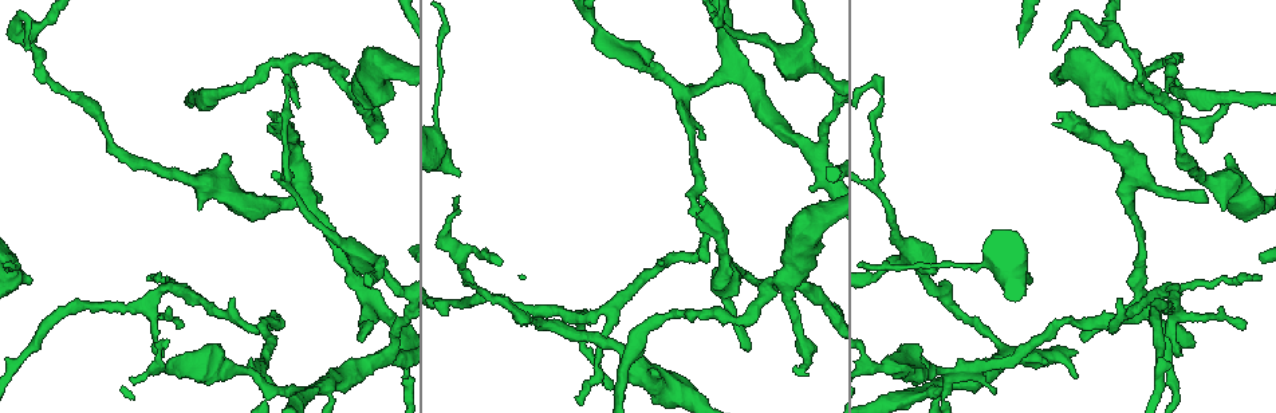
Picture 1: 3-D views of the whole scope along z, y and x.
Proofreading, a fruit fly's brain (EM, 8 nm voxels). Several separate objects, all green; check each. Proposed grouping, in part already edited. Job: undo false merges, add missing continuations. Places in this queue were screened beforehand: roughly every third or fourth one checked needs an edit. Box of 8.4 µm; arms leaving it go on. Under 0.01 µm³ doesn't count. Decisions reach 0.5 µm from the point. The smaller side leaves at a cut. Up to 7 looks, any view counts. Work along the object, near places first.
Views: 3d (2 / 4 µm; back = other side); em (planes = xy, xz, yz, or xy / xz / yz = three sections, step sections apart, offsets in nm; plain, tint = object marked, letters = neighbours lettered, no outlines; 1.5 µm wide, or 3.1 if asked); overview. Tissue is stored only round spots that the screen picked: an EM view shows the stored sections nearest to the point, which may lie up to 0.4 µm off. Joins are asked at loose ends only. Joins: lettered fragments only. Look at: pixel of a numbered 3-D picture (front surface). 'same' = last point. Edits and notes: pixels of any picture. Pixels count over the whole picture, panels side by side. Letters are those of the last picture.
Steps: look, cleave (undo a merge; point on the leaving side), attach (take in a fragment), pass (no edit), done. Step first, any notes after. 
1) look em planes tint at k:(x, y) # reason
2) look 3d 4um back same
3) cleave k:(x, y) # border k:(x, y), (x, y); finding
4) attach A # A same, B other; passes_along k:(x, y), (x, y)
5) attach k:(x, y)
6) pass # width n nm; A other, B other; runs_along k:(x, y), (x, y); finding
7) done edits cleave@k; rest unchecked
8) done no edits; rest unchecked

look em planes letters at 1:(1176, 58) # sharp bend

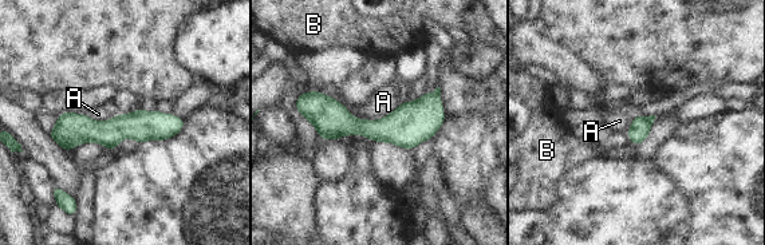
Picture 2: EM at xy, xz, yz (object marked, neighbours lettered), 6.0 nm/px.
pass # width 120 nm; A other, B other; border 2:(401, 103), (382, 118), (361, 119); continuous, no second cell

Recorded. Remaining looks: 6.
look em planes letters at 1:(747, 80) # calibre changes

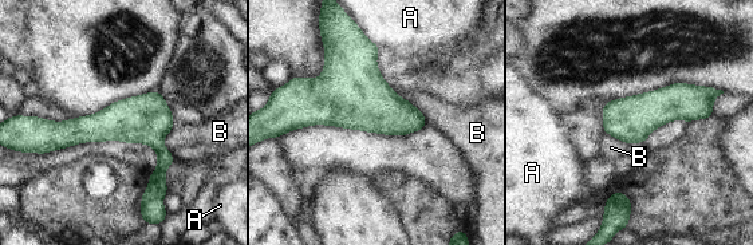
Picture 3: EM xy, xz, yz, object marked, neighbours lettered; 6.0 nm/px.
pass # A other, B other; border 3:(394, 91), (407, 99), (429, 123); continuous, no second cell

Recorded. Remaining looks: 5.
look em planes letters at 1:(458, 171) # an open end

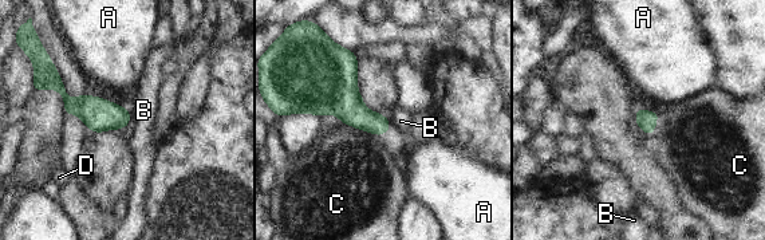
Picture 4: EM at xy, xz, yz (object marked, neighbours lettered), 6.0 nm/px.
pass # A other, B other, C other, D other; border 4:(129, 110), (129, 124), (126, 126); no lettered fragment goes on from it

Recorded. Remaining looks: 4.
done no edits; rest unchecked

